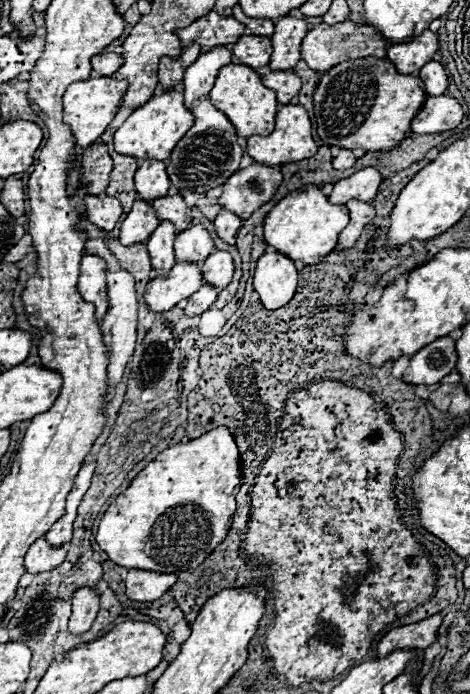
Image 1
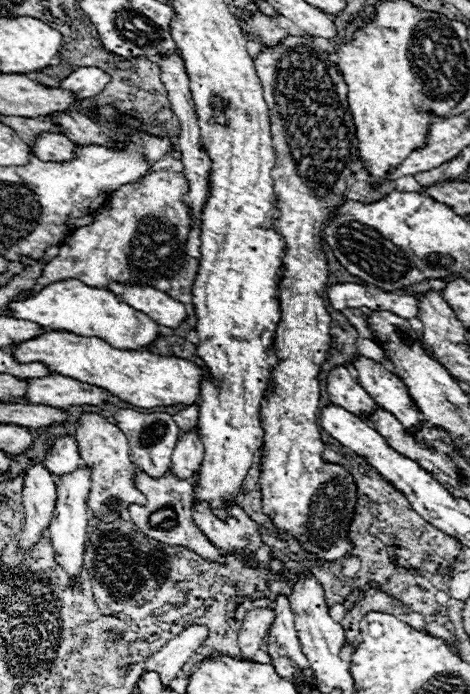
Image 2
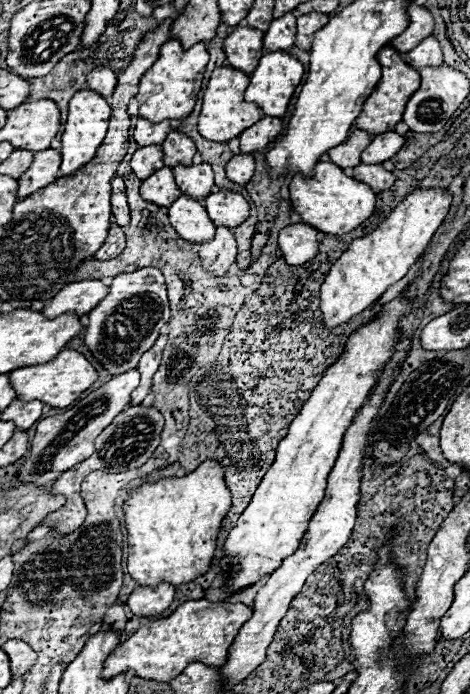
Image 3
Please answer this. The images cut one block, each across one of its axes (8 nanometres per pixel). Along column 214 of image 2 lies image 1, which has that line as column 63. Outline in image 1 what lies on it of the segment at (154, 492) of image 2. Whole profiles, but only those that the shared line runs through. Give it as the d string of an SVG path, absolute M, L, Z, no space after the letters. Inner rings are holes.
M38 538L26 552L26 572L42 574L58 568L66 558L66 548L52 548L46 544L46 538Z

